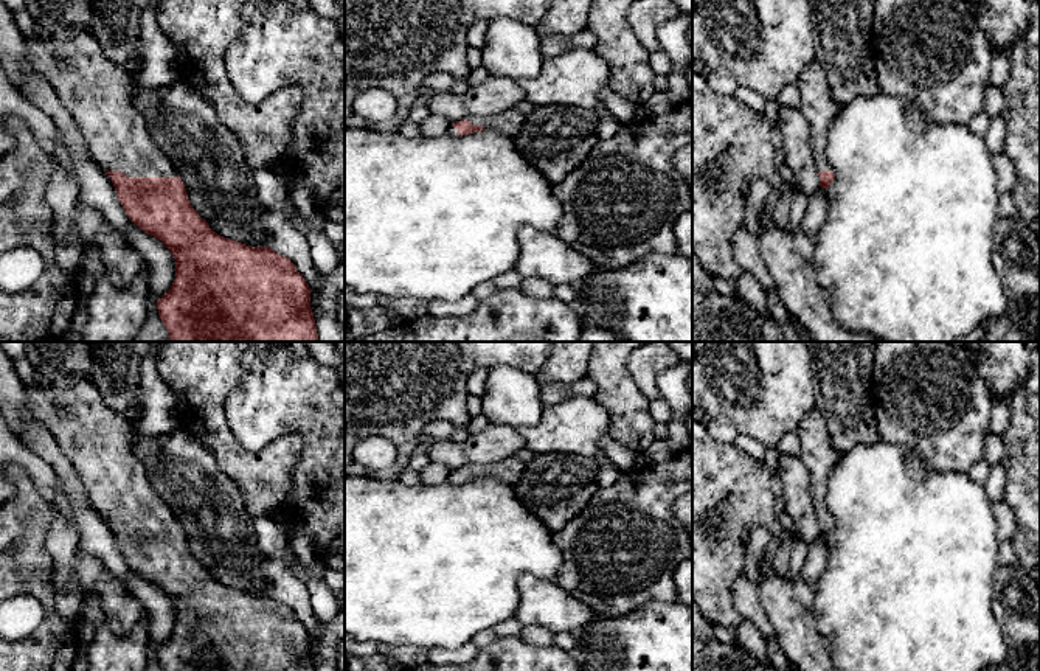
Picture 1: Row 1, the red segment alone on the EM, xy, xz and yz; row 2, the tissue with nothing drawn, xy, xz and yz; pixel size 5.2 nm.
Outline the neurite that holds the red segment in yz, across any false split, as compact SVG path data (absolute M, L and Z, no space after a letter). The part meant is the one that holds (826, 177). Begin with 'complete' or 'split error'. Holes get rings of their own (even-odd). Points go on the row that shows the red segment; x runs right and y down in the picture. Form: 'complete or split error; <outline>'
split error; M818 61L803 71L798 89L801 95L799 110L810 127L810 146L818 168L820 186L827 189L835 177L827 160L827 135L838 107L832 99L824 67Z

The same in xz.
split error; M515 109L494 116L473 116L452 123L449 134L456 137L481 130L494 130L501 135L514 137L523 127L525 118L526 116Z

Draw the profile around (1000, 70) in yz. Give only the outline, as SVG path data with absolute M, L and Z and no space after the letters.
M990 50L992 51L992 67L989 82L1004 89L1007 78L1011 75L1011 61L1006 50Z

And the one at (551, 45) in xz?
M581 30L573 36L545 36L540 40L543 59L549 59L571 48L595 48L596 36L588 30Z

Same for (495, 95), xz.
M491 75L484 82L470 85L463 93L447 90L428 90L427 93L430 113L452 123L473 116L494 116L514 110L518 103L525 101L525 93L517 81Z

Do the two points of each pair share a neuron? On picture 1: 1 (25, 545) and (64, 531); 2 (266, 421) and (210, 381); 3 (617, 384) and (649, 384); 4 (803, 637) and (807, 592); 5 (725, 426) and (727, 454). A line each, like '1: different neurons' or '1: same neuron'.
1: different neurons
2: different neurons
3: different neurons
4: different neurons
5: different neurons

